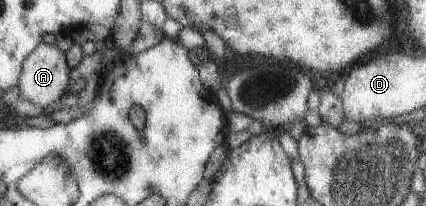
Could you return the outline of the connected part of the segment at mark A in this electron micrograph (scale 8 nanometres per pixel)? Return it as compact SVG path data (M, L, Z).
M40 43L21 64L19 97L39 107L53 104L66 94L69 73L64 53L56 45Z

